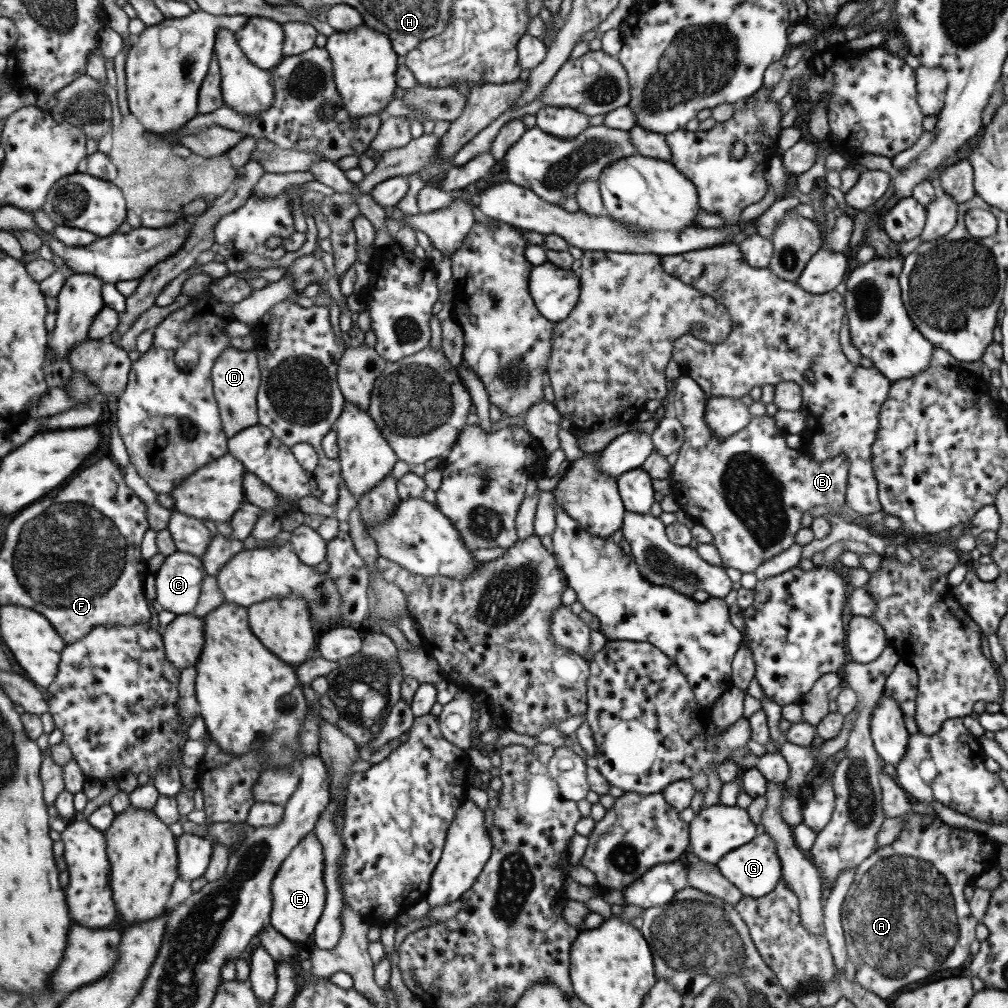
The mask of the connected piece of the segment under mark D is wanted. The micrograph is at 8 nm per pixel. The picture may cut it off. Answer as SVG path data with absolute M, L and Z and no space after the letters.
M229 346L223 349L217 358L214 358L210 379L212 382L212 393L216 400L219 418L222 422L222 431L227 438L257 425L256 415L256 392L260 381L260 370L257 364L256 351L239 350Z

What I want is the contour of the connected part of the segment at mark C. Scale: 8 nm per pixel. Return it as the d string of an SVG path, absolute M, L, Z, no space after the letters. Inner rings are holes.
M178 551L170 554L153 577L160 609L175 615L191 614L201 596L201 584L209 576L201 556Z

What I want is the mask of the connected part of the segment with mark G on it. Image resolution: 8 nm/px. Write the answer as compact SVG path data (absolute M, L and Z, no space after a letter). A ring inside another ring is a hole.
M766 833L755 835L749 842L724 854L714 866L735 887L744 898L756 899L773 890L781 879L780 862L774 851L774 842Z

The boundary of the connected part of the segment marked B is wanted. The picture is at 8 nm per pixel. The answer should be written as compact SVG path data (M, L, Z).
M682 374L675 379L671 396L675 418L684 430L683 444L678 448L677 459L671 467L671 486L674 498L689 517L695 518L713 535L713 546L721 558L721 566L751 573L767 558L777 556L787 550L800 530L800 519L810 508L827 506L836 516L839 505L844 503L848 460L845 455L837 455L823 462L815 462L807 454L785 445L785 432L775 427L773 417L764 414L753 417L736 433L727 438L717 438L704 421L704 406L708 397L699 385Z

